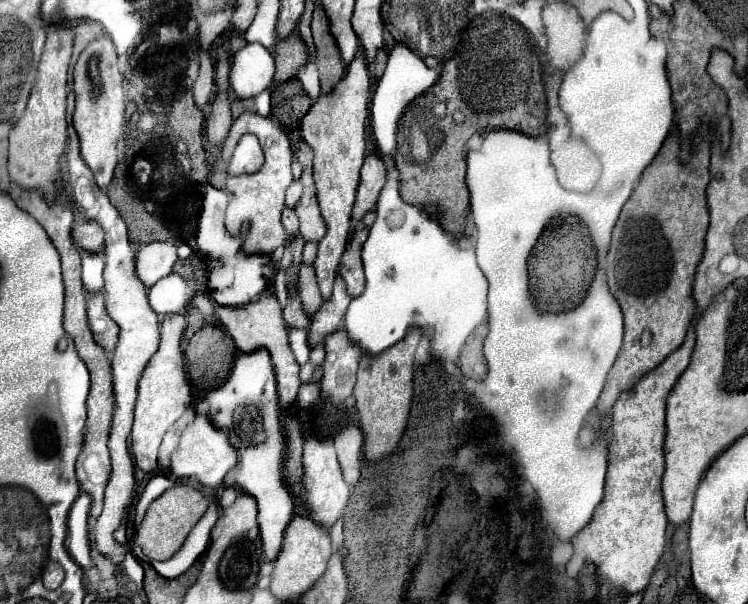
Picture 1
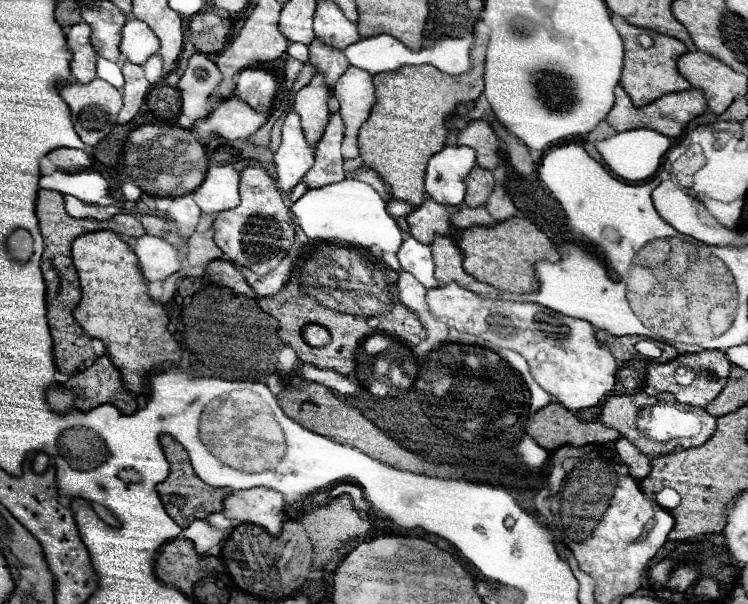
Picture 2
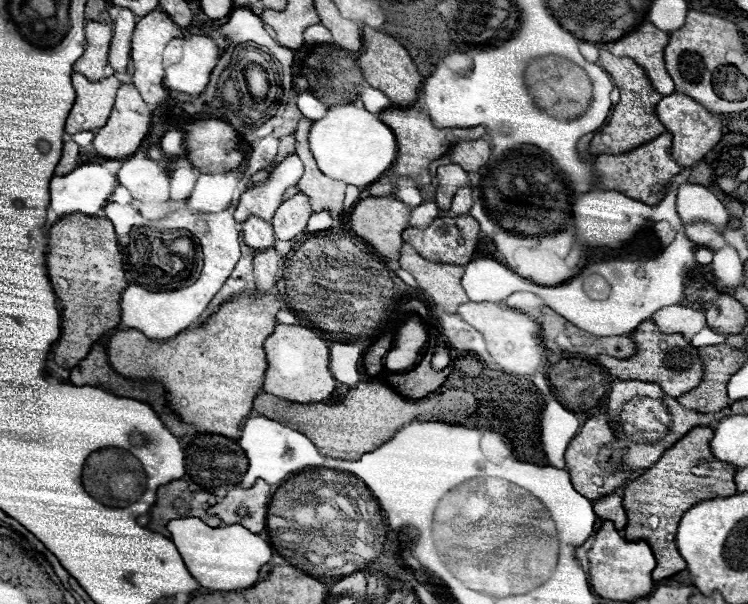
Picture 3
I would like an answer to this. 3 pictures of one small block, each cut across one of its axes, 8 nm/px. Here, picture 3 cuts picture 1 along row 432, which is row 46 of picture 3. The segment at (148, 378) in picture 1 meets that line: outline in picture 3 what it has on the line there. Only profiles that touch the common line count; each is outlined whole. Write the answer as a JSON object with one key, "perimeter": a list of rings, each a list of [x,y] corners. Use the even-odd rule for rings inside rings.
{"perimeter":[[[152,10],[150,14],[146,14],[132,36],[132,62],[134,62],[134,78],[132,84],[140,90],[142,98],[152,104],[158,106],[168,98],[168,92],[162,84],[164,80],[164,66],[162,66],[162,50],[164,46],[172,40],[172,38],[182,38],[182,30],[168,18],[168,14],[160,12],[160,10]]]}

